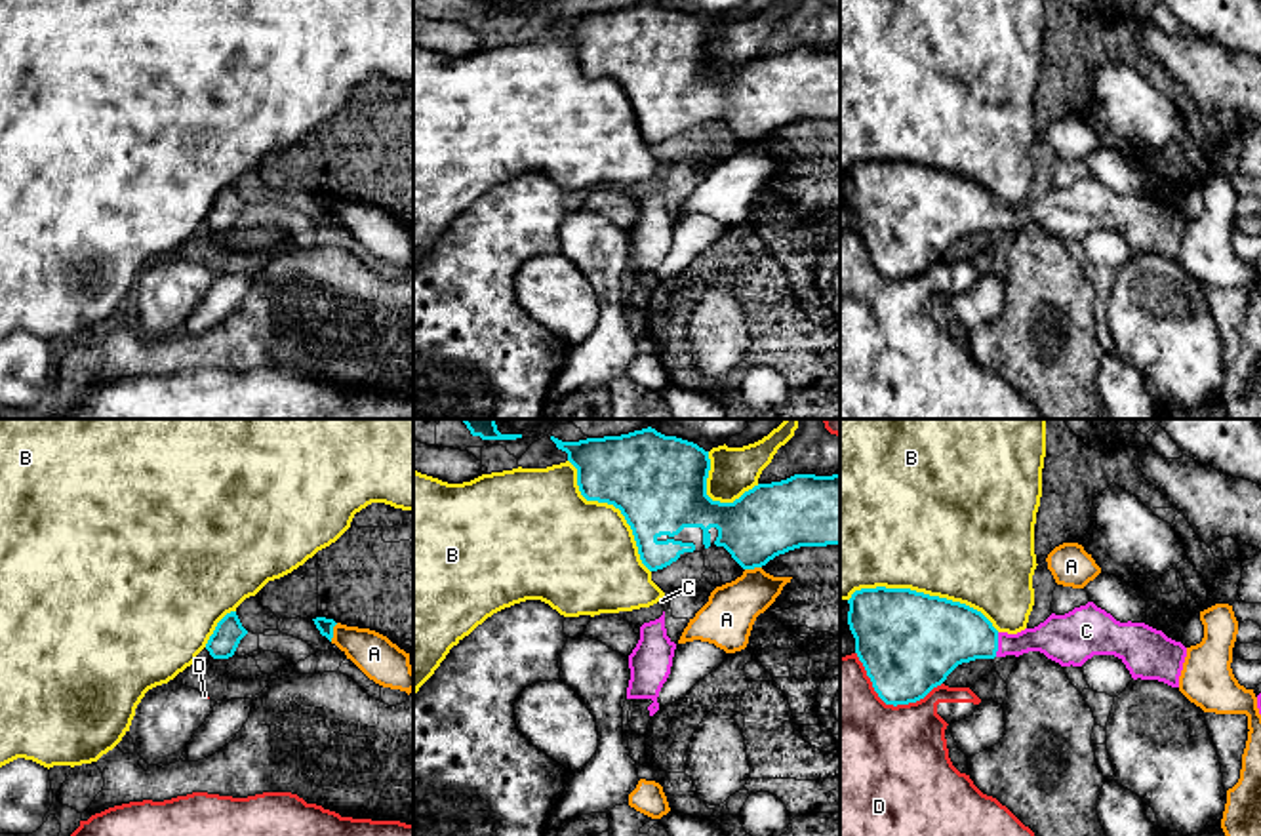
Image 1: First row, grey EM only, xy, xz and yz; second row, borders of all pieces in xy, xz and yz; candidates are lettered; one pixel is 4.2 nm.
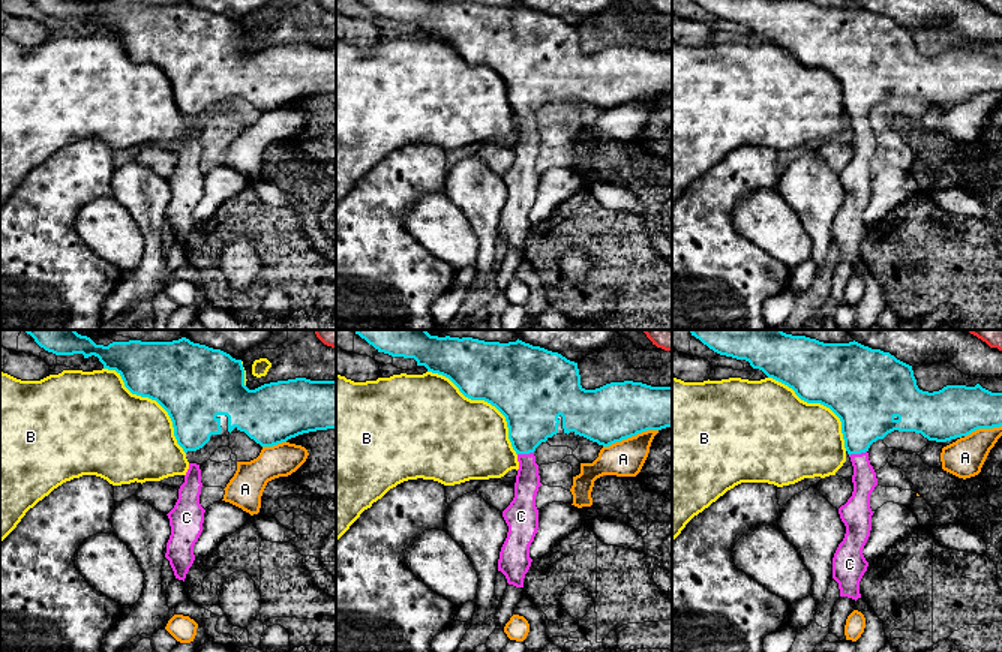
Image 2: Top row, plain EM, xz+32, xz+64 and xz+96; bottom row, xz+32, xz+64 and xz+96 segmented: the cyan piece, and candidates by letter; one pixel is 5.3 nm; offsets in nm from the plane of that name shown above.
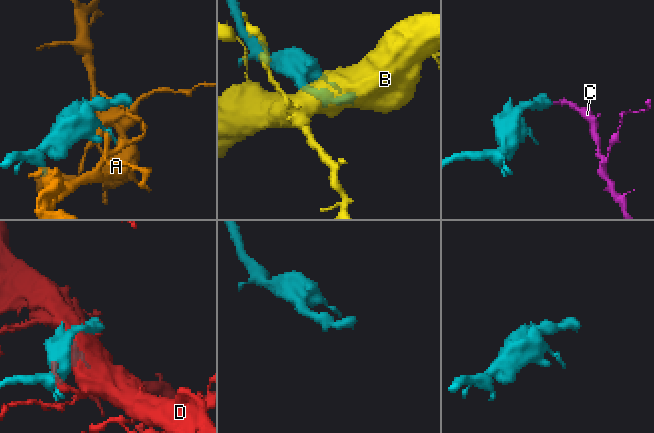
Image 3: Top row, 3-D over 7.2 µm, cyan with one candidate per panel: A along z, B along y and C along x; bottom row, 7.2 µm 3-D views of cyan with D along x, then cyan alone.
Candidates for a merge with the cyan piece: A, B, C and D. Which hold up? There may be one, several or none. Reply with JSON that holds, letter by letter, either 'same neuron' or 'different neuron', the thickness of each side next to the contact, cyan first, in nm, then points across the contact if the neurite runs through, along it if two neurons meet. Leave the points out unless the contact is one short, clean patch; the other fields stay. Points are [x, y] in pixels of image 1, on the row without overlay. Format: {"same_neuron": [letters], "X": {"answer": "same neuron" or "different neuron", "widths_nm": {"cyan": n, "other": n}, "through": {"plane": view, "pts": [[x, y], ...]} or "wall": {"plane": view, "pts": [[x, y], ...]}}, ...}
{"same_neuron": ["C"], "A": {"answer": "different neuron", "widths_nm": {"cyan": 70, "other": 180}}, "B": {"answer": "different neuron", "widths_nm": {"cyan": 440, "other": 500}}, "C": {"answer": "same neuron", "widths_nm": {"cyan": 300, "other": 170}, "through": {"plane": "yz", "pts": [[940, 208], [970, 208], [997, 218], [1056, 212]]}}, "D": {"answer": "different neuron", "widths_nm": {"cyan": 400, "other": 500}}}

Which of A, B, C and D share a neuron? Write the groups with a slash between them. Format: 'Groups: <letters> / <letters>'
Groups: A / B / C / D

